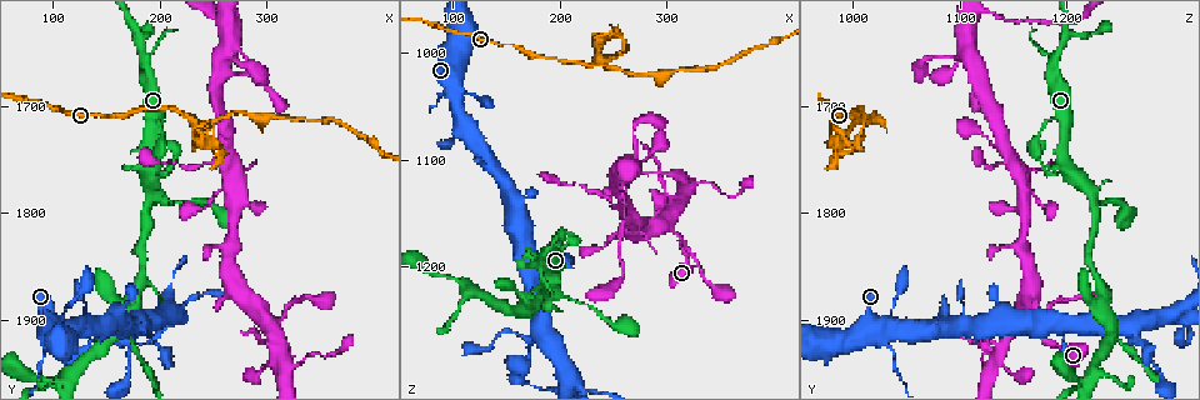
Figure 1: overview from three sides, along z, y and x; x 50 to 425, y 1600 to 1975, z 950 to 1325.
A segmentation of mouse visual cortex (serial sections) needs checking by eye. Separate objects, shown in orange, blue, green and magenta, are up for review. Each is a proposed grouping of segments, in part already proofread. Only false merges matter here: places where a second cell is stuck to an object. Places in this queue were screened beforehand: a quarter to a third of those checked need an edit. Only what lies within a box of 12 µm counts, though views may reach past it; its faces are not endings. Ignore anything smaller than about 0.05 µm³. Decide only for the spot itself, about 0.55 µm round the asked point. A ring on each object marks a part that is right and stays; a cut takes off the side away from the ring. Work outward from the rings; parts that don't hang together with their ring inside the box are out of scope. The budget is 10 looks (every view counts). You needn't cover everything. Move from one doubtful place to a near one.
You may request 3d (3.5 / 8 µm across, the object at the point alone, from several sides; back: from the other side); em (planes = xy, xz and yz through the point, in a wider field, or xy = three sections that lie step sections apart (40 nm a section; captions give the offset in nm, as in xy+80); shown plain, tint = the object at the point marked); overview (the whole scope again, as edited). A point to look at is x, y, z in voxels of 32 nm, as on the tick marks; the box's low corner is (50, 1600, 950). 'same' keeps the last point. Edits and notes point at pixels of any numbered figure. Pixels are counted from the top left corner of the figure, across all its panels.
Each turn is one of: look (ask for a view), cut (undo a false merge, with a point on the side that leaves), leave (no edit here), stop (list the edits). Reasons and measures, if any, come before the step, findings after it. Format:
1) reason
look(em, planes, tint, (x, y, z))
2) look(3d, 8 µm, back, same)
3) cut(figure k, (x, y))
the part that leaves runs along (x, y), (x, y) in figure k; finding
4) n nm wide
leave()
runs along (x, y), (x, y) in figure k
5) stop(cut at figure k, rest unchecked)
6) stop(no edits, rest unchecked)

look(3d, 8 µm, (302, 1896, 1162))

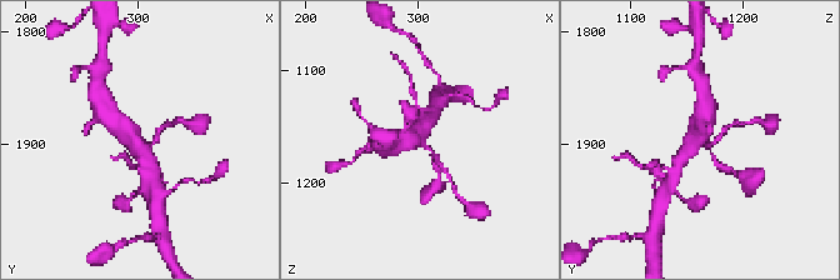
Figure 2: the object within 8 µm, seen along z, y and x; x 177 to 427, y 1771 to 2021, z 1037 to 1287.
zoom in
look(3d, 3.5 µm, (304, 1898, 1164))

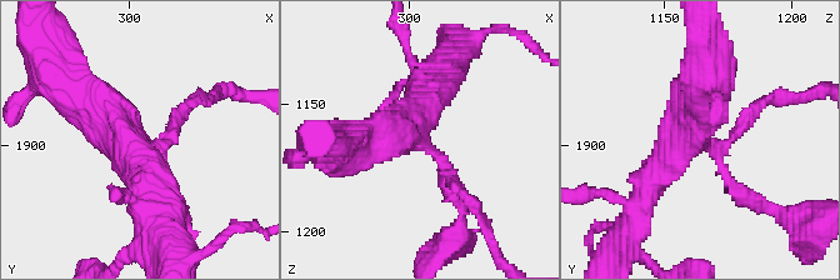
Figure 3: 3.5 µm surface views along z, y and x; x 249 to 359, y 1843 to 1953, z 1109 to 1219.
4 arms; arms of 100, 150, 450, 600 nm
look(em, xy, step 3, tint, (301, 1897, 1162))

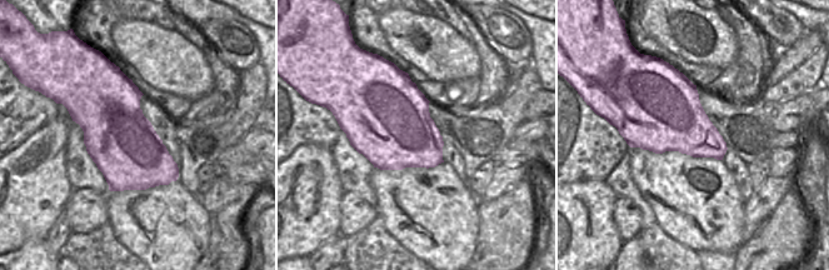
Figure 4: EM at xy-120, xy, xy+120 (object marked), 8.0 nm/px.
leave()
runs along (163, 193), (159, 154), (68, 85) in figure 3; one cell here

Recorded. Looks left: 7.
sudden change in width
look(3d, 3.5 µm, back, (334, 1942, 1122))

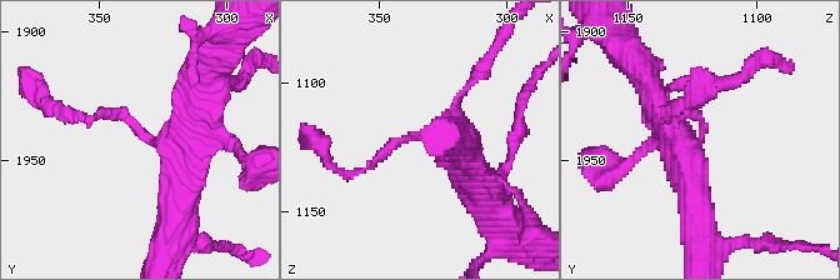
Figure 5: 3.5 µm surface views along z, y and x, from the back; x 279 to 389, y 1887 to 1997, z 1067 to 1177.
3 arms; arms of 100, 400, 450 nm
look(em, xy, step 1, tint, (333, 1940, 1120))

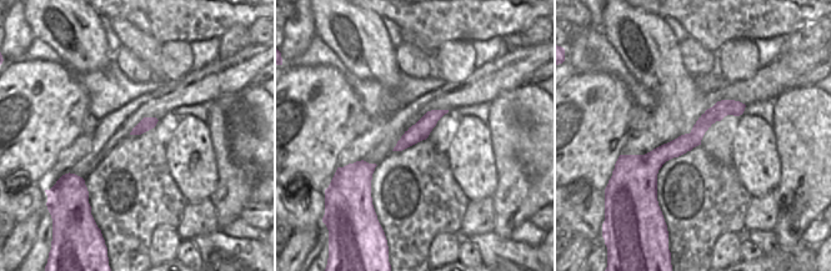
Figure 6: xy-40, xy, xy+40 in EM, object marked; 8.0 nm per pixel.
leave()
runs along (741, 106), (634, 160) in figure 6; continuous, no second cell

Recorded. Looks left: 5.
three arms meet
look(3d, 3.5 µm, back, (170, 1918, 1246))

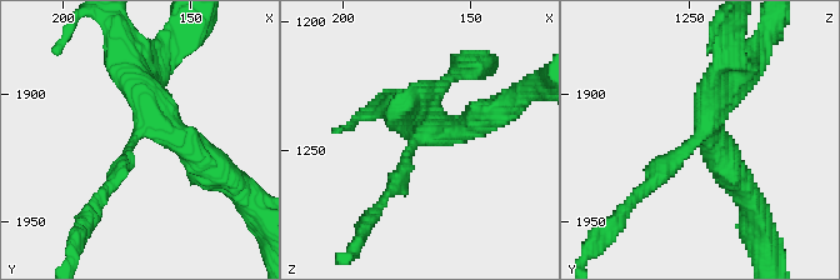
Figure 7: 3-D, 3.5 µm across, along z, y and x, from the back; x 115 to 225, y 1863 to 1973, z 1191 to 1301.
3 arms; arms of 200, 350, 350 nm; now the EM
look(em, xy, step 1, tint, (172, 1916, 1246))

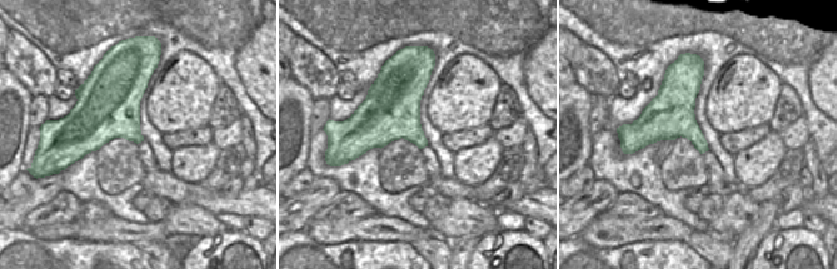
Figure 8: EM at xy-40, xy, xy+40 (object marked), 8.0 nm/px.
look(em, xy, step 3, tint, same)

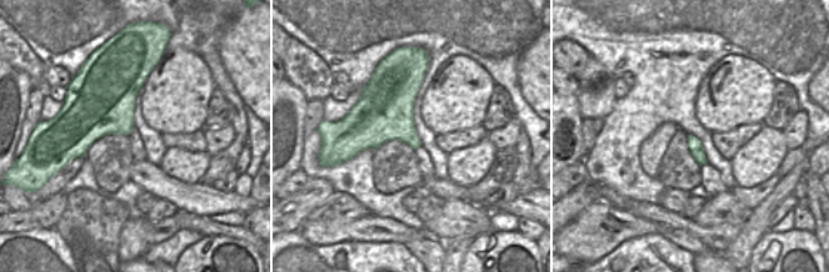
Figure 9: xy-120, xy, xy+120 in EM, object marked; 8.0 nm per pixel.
400 nm wide
leave()
runs along (716, 73), (704, 130), (640, 191) in figure 7; all the same cell

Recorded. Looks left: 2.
three arms meet
look(3d, 8 µm, (86, 1954, 1206))

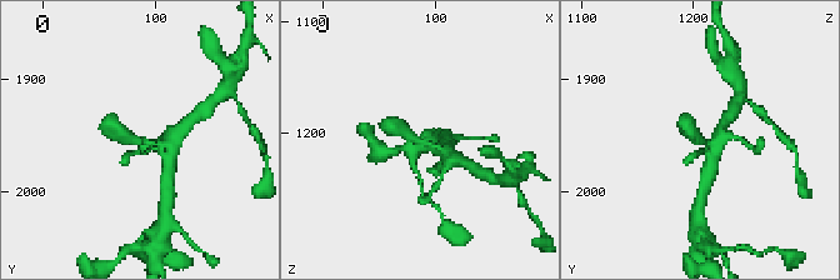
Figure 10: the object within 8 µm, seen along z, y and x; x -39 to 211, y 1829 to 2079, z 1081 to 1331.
3 arms; arms of 200, 250, 400 nm; shape alone is not enough
look(em, xy, step 5, tint, (84, 1956, 1206))

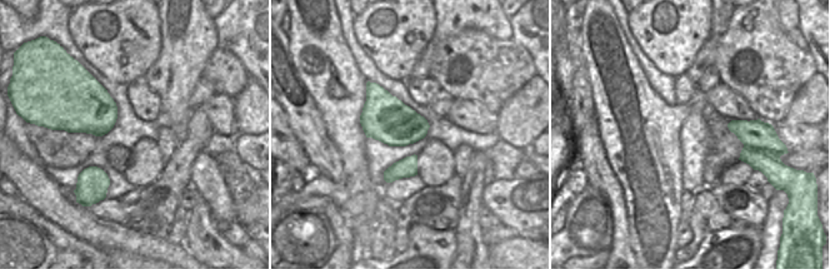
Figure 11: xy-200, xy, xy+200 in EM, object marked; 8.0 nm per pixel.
leave()
all the same cell

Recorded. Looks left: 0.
stop(no edits, rest unchecked)

